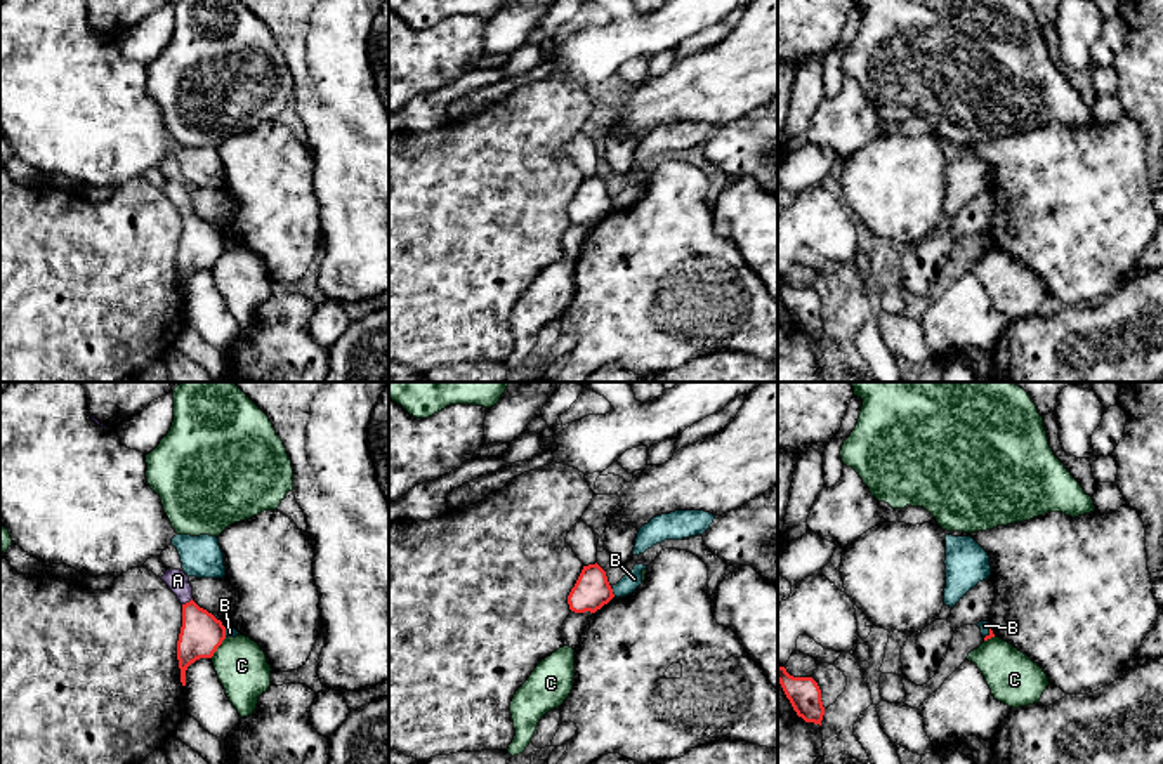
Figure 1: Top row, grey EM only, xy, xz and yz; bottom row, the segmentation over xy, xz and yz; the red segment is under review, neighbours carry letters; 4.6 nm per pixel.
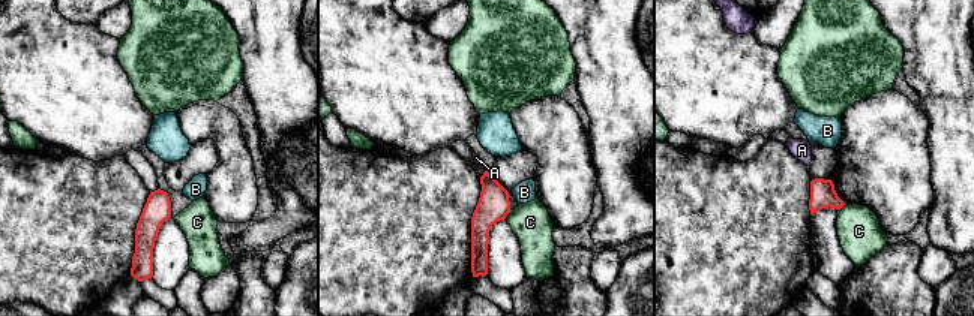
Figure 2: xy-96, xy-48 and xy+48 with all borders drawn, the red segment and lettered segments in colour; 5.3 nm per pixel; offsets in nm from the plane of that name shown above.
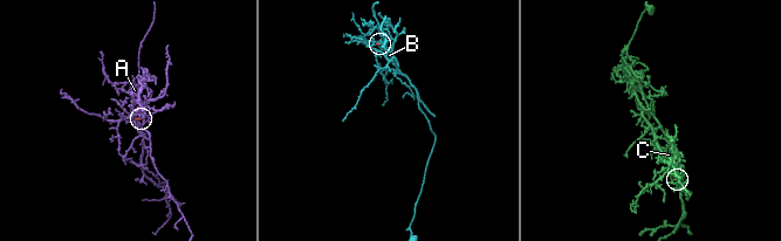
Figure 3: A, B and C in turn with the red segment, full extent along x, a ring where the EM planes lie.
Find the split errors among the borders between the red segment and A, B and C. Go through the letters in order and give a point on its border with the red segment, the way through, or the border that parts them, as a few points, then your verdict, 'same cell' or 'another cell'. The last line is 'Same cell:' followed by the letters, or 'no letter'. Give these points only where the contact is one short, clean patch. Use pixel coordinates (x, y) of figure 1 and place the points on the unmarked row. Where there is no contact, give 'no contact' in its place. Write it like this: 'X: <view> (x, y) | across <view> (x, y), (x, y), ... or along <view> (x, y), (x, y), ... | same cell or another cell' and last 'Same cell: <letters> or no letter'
A: xy (186, 214) | across xy (200, 247), (200, 238), (186, 214), (184, 202), (177, 191) | same cell
B: xz (611, 204) | along xz (610, 198), (615, 207) | another cell
C: xy (217, 257) | along xy (226, 249), (210, 268) | another cell
Same cell: A

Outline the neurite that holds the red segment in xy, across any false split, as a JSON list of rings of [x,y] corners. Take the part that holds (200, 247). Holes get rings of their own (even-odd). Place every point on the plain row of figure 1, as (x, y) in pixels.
[[[167,181],[161,191],[182,215],[182,238],[177,252],[181,293],[186,297],[186,281],[200,269],[212,269],[226,250],[226,238],[212,224],[193,212],[189,188],[181,181]]]

